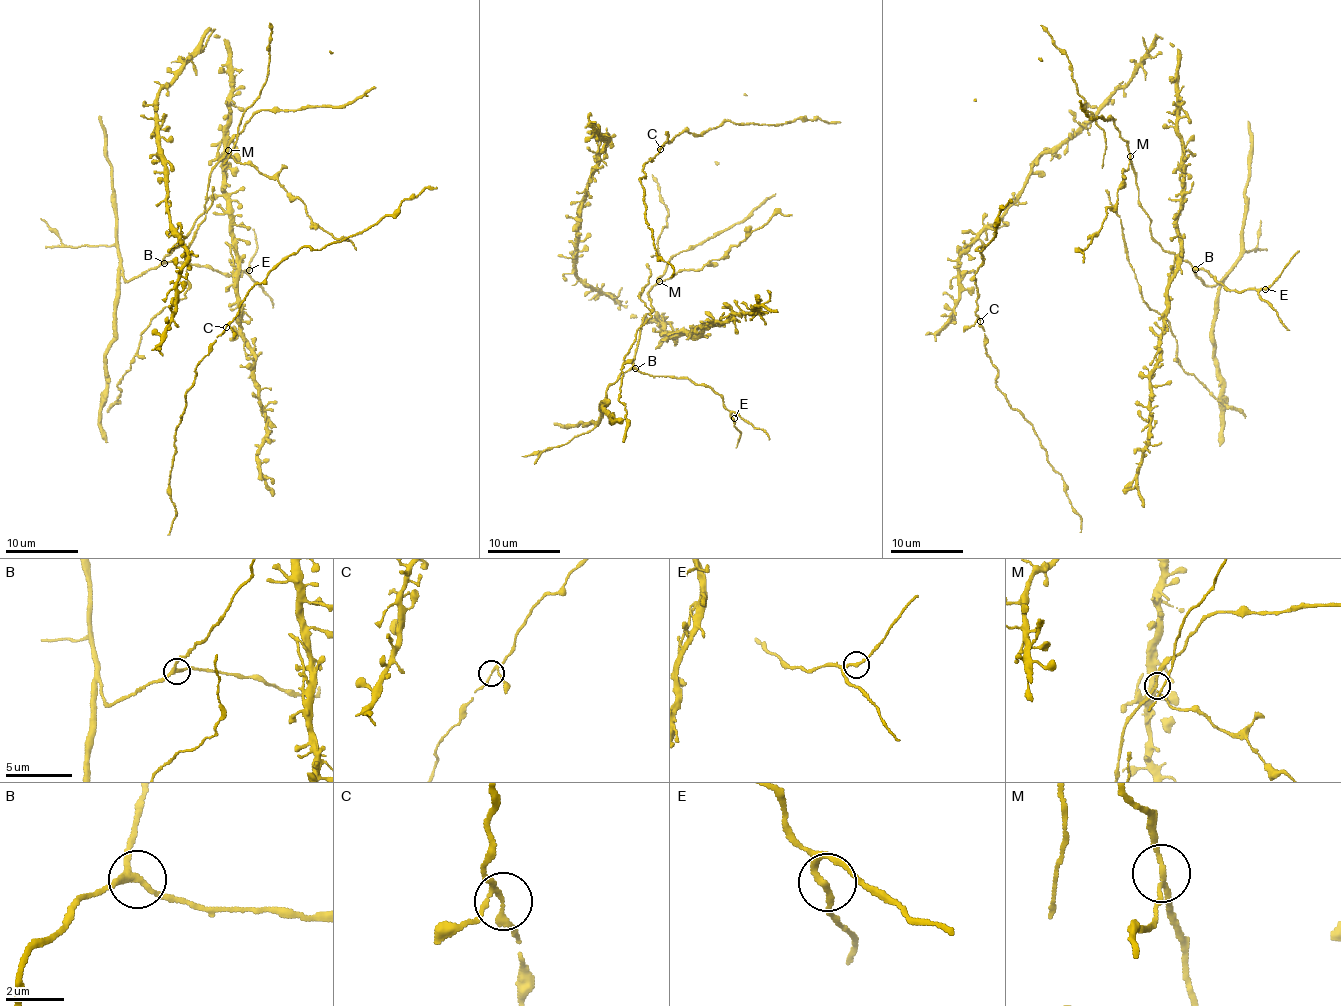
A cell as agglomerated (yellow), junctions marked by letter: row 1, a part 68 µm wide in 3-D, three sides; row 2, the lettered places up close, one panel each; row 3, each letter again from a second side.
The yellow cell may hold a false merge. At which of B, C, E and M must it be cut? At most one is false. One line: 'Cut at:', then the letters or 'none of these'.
Cut at: M

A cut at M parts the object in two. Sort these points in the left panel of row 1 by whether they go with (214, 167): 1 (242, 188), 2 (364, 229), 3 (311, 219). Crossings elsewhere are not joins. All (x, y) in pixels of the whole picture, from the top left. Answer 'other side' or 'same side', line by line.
1: same side
2: same side
3: other side

